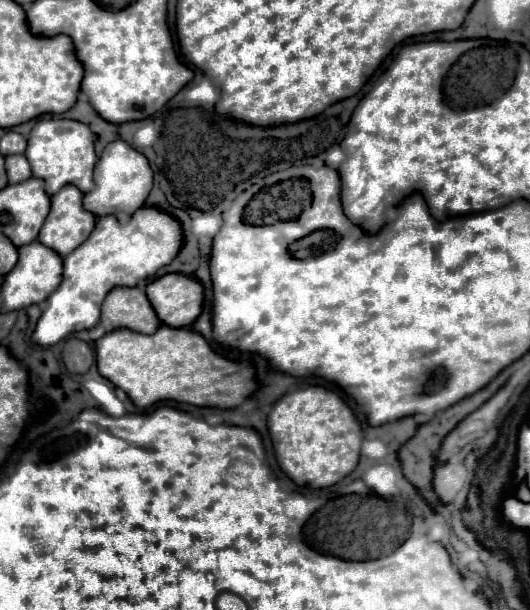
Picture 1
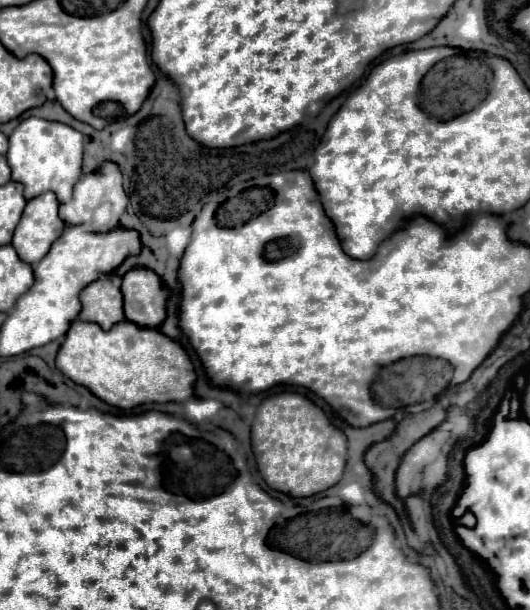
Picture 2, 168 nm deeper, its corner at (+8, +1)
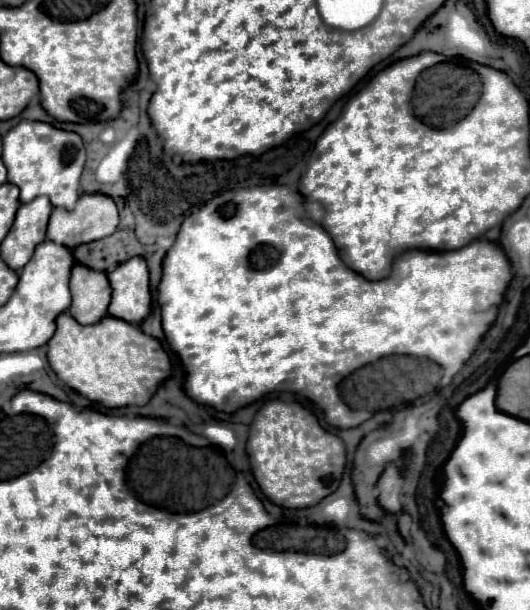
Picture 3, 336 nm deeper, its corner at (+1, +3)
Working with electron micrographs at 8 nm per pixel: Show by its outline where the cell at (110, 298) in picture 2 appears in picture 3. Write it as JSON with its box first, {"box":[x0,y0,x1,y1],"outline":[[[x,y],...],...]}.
{"box":[68,263,110,325],"outline":[[[76,263],[70,271],[70,293],[72,303],[68,313],[80,323],[90,325],[98,323],[108,315],[110,303],[110,283],[106,273],[94,271],[86,265]]]}

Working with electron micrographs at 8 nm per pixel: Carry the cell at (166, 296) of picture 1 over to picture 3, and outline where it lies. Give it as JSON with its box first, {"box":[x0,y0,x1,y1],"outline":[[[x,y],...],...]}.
{"box":[108,257,150,325],"outline":[[[132,257],[108,273],[112,301],[108,313],[116,319],[140,325],[150,313],[148,267],[142,257]]]}

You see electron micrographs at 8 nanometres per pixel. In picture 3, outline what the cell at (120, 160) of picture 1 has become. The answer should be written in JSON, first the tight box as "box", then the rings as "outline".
{"box":[46,195,118,249],"outline":[[[80,195],[78,203],[72,211],[66,211],[62,207],[52,211],[50,221],[48,221],[48,229],[46,229],[46,239],[60,243],[68,249],[74,249],[78,245],[98,241],[102,237],[112,235],[116,231],[116,227],[118,227],[118,209],[110,197],[106,197],[106,195]]]}

